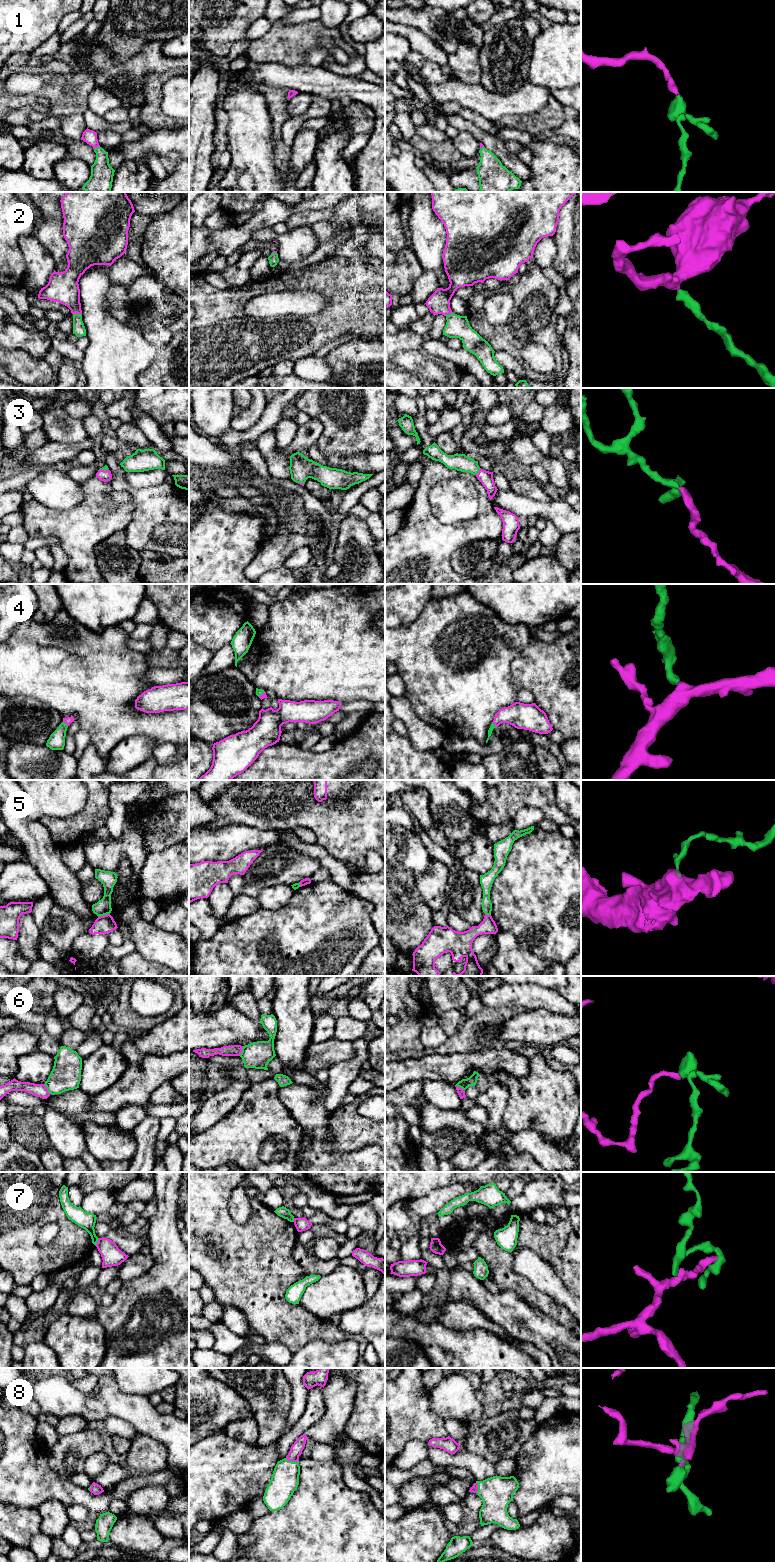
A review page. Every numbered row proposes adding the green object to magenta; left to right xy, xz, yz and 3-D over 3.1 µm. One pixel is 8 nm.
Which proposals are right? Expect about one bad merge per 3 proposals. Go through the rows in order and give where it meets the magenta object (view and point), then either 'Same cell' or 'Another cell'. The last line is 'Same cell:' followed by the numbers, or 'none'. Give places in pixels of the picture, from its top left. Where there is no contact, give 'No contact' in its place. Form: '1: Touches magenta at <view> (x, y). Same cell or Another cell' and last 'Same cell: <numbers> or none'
1: Touches magenta at xy (96, 147). Same cell
2: Touches magenta at xy (77, 313). Same cell
3: Touches magenta at yz (478, 472). Same cell
4: Touches magenta at xy (66, 723). Same cell
5: Touches magenta at xy (103, 916). Another cell
6: Touches magenta at xy (47, 1089). Another cell
7: Touches magenta at xy (97, 1242). Another cell
8: Touches magenta at xz (292, 1461). Same cell
Same cell: 1, 2, 3, 4, 8

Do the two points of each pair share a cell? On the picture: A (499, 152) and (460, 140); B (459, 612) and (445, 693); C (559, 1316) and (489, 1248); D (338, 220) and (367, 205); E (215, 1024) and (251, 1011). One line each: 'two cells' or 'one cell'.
A: two cells
B: one cell
C: one cell
D: one cell
E: two cells

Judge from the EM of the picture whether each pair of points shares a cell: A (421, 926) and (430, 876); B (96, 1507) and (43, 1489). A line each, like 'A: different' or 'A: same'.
A: different
B: same

